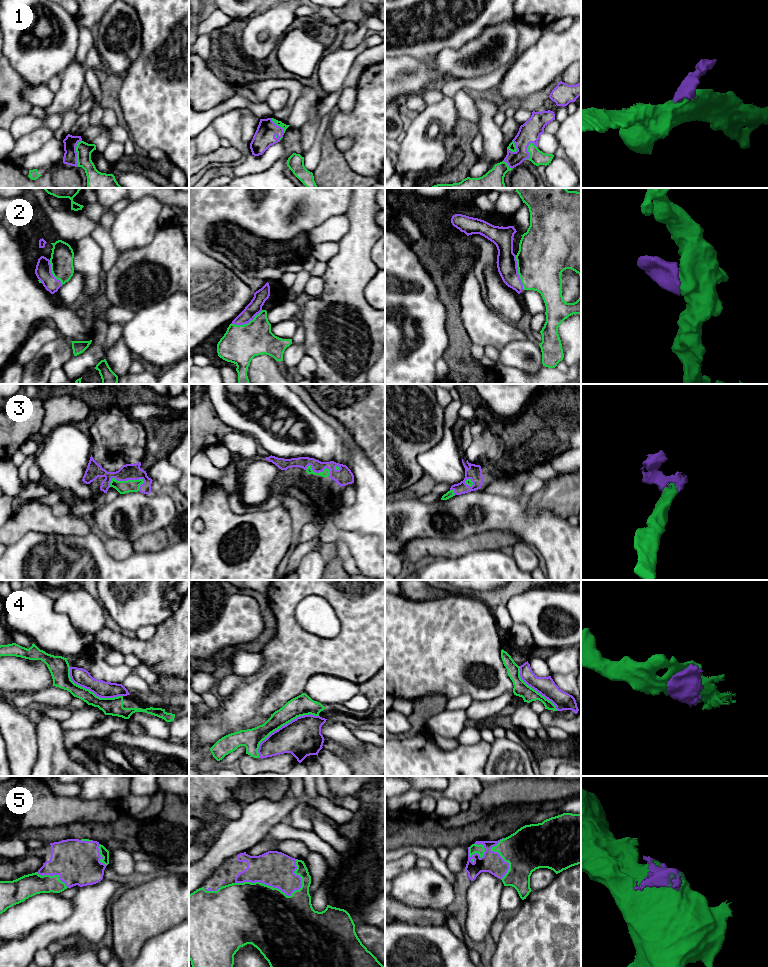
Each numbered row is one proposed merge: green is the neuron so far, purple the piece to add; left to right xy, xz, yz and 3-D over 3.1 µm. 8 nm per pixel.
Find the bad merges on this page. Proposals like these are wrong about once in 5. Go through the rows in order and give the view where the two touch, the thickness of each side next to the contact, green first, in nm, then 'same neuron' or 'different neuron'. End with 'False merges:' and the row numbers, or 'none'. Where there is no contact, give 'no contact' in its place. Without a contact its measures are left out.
1: contact in xy; calibres 130 and 110 nm; same neuron
2: contact in yz; calibres 400 and 160 nm; same neuron
3: contact in xy; calibres 100 and 130 nm; same neuron
4: contact in xz; calibres 160 and 320 nm; same neuron
5: contact in xz; calibres 500 and 280 nm; same neuron
False merges: none

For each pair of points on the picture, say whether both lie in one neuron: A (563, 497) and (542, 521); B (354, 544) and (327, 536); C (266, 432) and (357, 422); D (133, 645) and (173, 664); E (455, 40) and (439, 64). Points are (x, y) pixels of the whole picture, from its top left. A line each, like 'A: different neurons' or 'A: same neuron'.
A: different neurons
B: same neuron
C: different neurons
D: same neuron
E: different neurons

